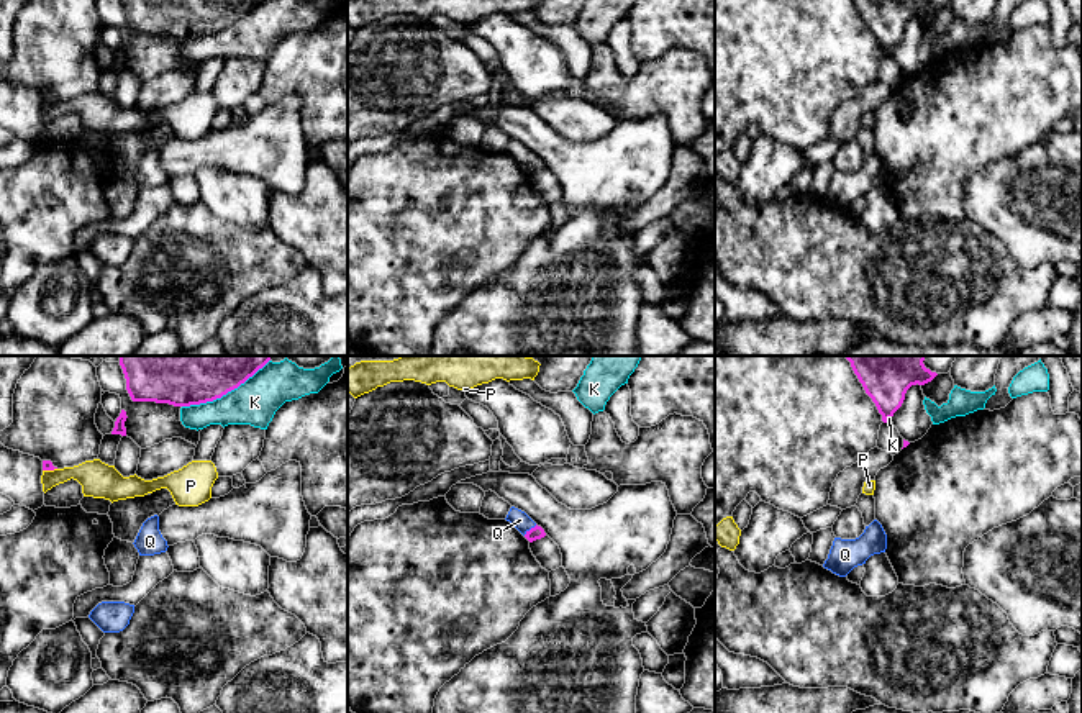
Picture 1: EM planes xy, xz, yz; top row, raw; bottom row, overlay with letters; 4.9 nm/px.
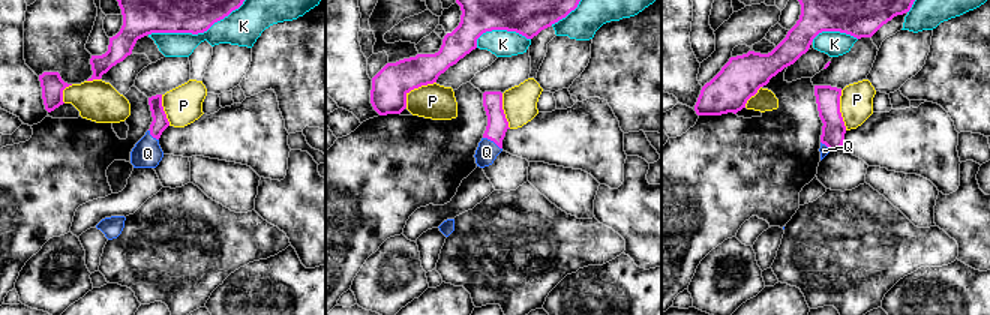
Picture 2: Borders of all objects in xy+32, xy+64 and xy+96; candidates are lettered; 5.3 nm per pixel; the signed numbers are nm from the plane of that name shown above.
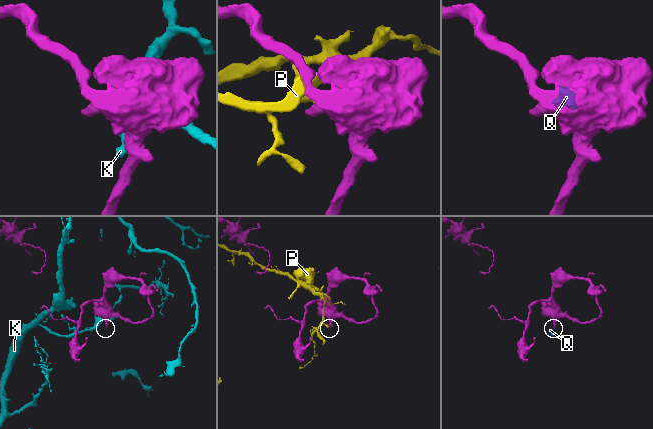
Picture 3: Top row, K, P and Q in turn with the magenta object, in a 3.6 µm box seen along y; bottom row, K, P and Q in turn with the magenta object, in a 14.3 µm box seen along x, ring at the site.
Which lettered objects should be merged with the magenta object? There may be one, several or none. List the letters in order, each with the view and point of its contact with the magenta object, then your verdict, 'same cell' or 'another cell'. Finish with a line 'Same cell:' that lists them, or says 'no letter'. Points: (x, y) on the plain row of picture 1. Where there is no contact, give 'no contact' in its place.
K: xy (222, 28) | another cell
P: xy (50, 102) | another cell
Q: xz (531, 161) | same cell
Same cell: Q

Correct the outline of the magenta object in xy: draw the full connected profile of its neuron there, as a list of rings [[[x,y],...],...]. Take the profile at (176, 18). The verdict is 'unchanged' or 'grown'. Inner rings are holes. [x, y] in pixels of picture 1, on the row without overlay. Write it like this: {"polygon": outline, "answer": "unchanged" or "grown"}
{"polygon": [[[121,0],[133,34],[190,39],[221,31],[262,0]]], "answer": "unchanged"}

